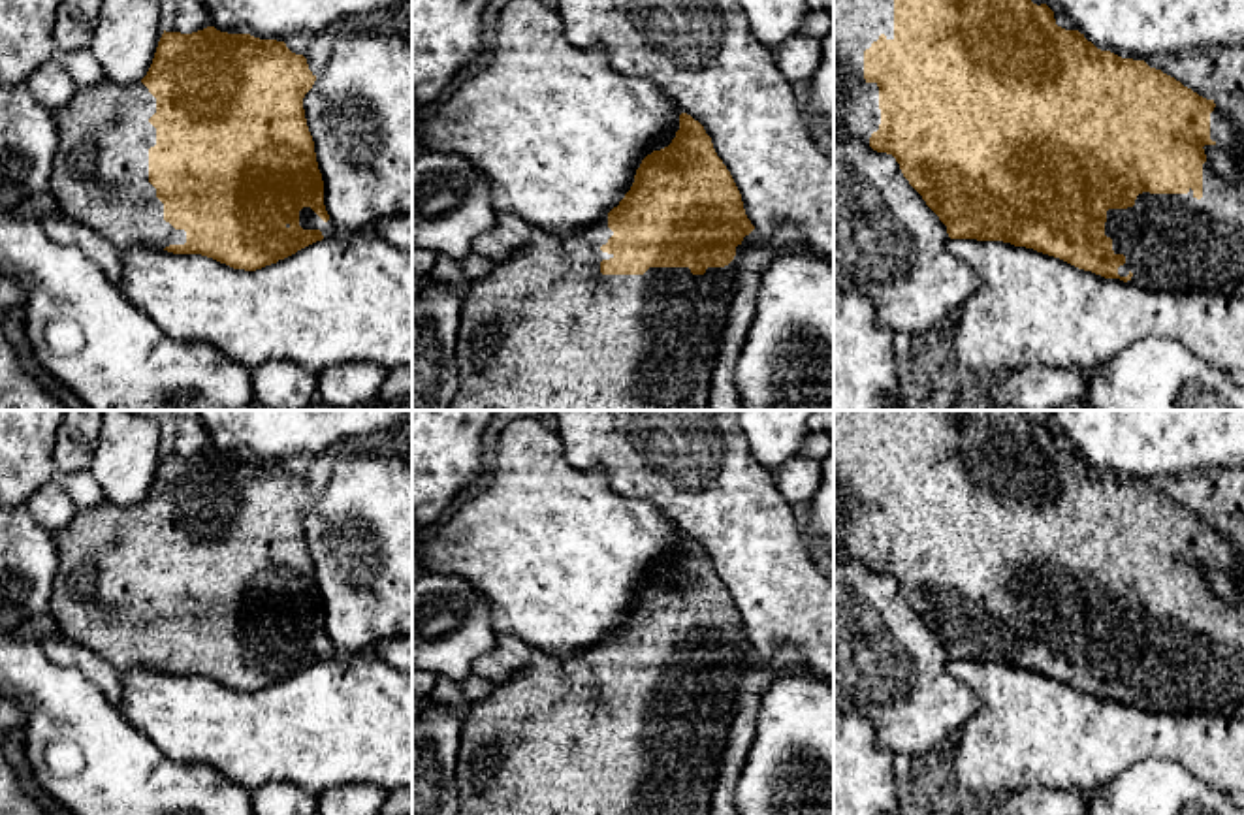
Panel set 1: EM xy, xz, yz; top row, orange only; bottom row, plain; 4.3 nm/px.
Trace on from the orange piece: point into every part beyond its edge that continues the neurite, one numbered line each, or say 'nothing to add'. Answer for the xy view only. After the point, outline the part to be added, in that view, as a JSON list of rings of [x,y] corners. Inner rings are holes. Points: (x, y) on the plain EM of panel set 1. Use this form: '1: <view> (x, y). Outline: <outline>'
1: xy (100, 593). Outline: [[[109,499],[75,510],[66,527],[55,533],[58,568],[49,612],[58,632],[111,663],[120,678],[136,664],[160,672],[186,664],[186,653],[164,642],[164,625],[149,604],[149,570],[156,567],[156,550],[149,540],[154,535],[156,519],[141,503],[120,506]]]

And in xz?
1: xz (544, 742). Outline: [[[608,640],[565,659],[533,647],[531,661],[519,672],[502,683],[495,683],[484,698],[467,704],[455,762],[457,815],[710,815],[713,789],[732,727],[736,687],[743,668],[736,668],[736,678],[728,687],[708,689],[704,696],[693,696],[689,689],[649,689],[644,696],[602,696],[600,683],[614,679],[614,676],[602,674],[600,668],[612,657]]]

